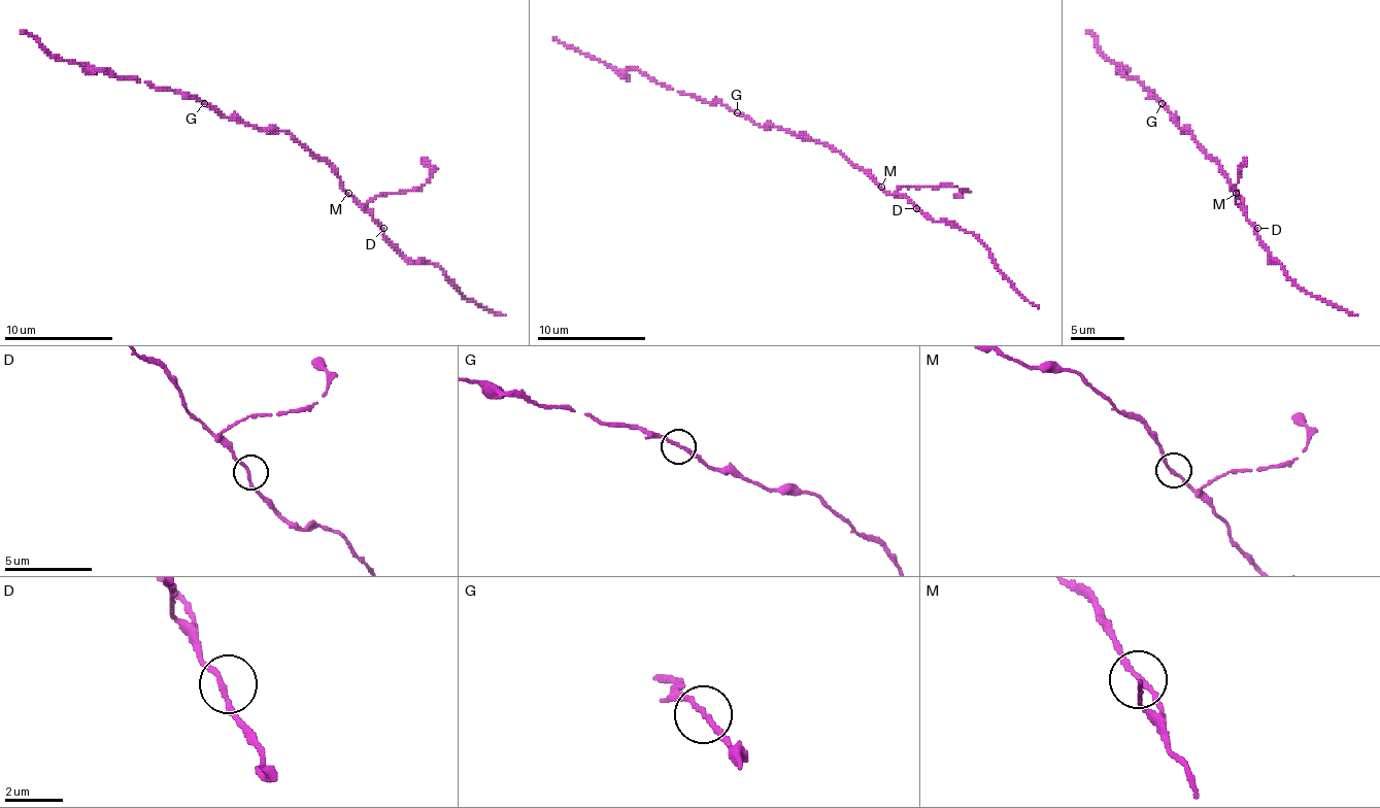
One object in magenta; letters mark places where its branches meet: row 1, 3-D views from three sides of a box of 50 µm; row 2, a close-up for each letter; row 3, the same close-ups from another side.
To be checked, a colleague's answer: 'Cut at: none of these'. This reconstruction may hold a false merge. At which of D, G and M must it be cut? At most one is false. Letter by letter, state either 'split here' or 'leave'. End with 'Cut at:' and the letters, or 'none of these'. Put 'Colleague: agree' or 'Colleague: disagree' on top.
Colleague: agree
D: leave
G: leave
M: leave
Cut at: none of these

